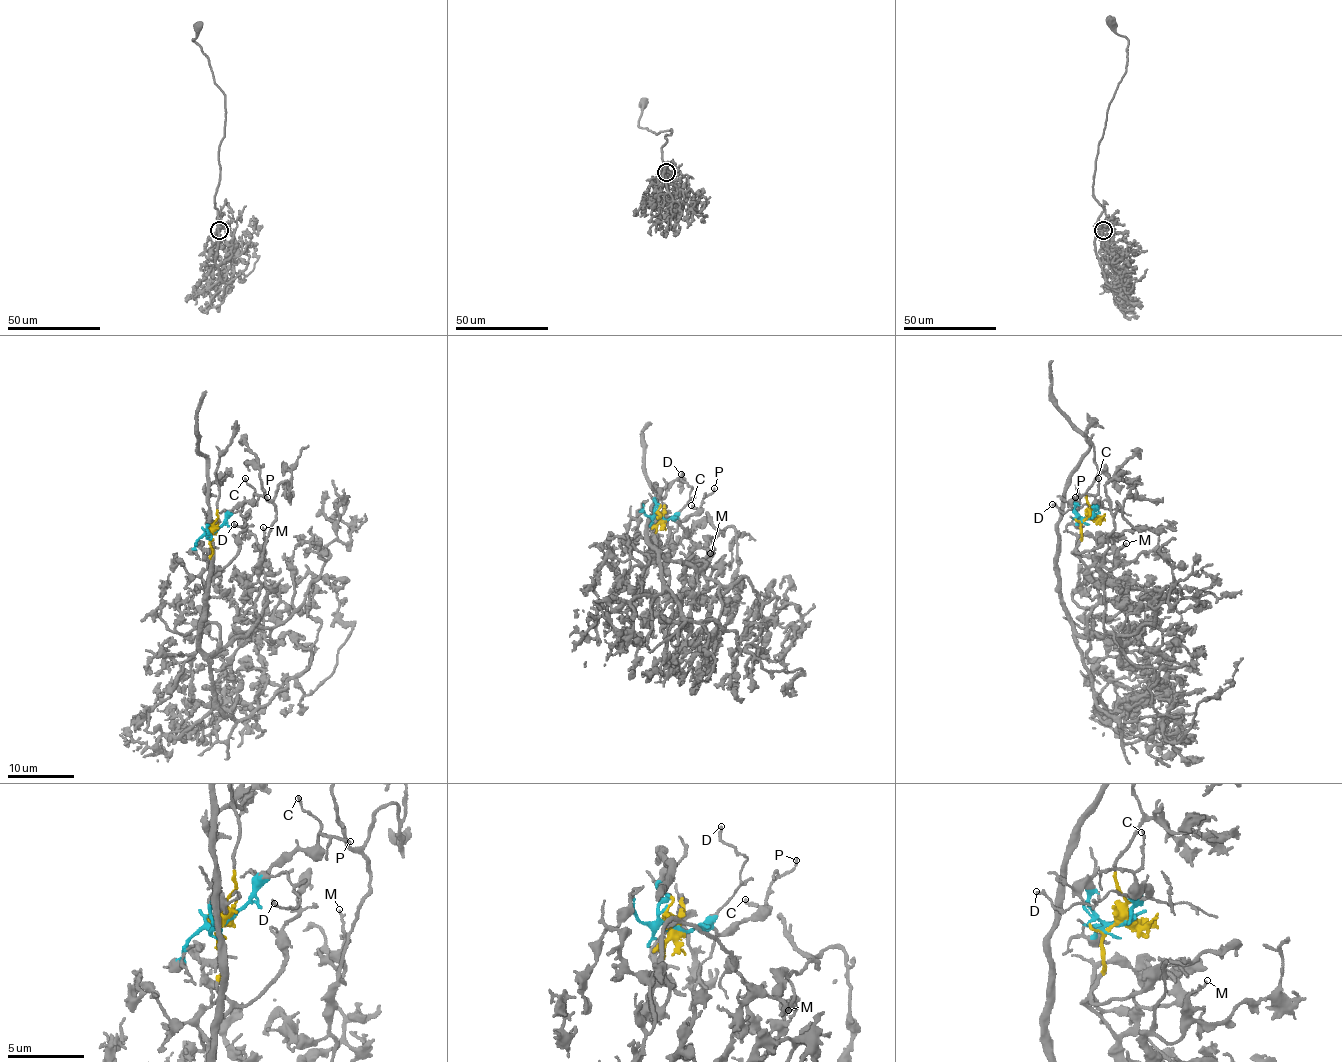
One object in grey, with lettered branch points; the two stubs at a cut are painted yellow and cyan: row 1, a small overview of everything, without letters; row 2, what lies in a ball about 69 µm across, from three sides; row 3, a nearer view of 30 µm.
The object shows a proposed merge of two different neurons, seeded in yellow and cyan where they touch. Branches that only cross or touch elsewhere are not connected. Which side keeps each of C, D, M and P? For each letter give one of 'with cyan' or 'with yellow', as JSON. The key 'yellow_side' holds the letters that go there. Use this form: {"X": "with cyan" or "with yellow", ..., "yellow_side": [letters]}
{"C": "with cyan", "D": "with cyan", "M": "with yellow", "P": "with cyan", "yellow_side": ["M"]}

